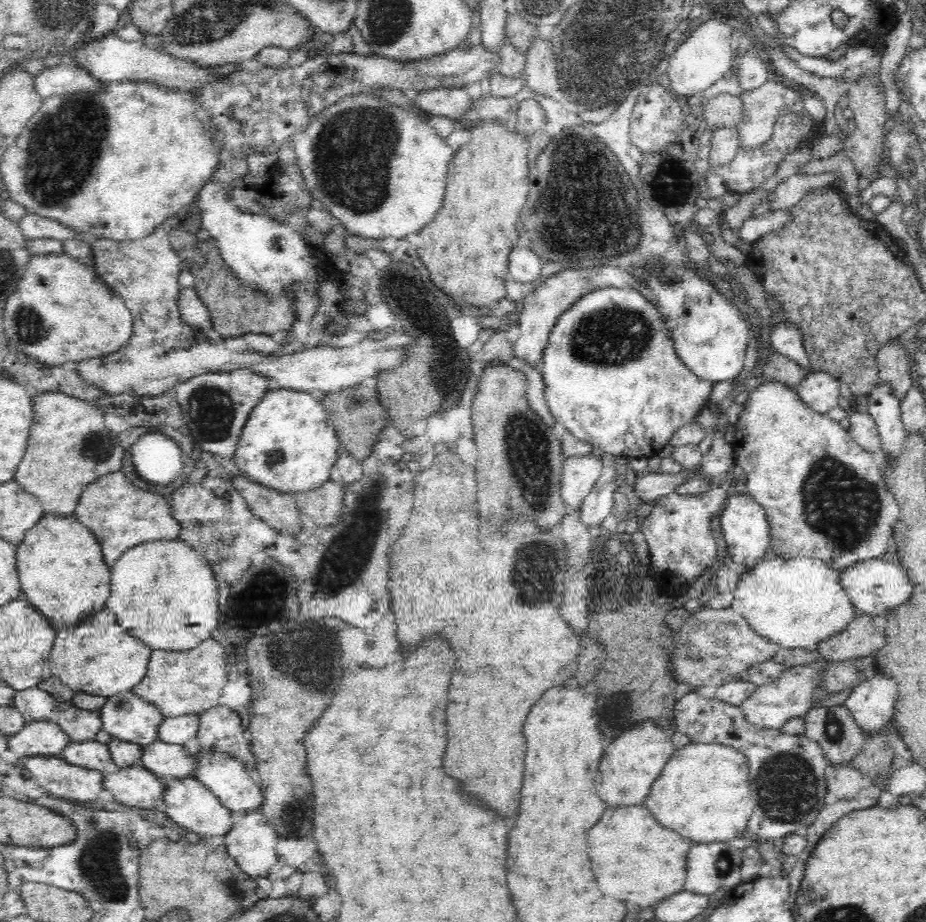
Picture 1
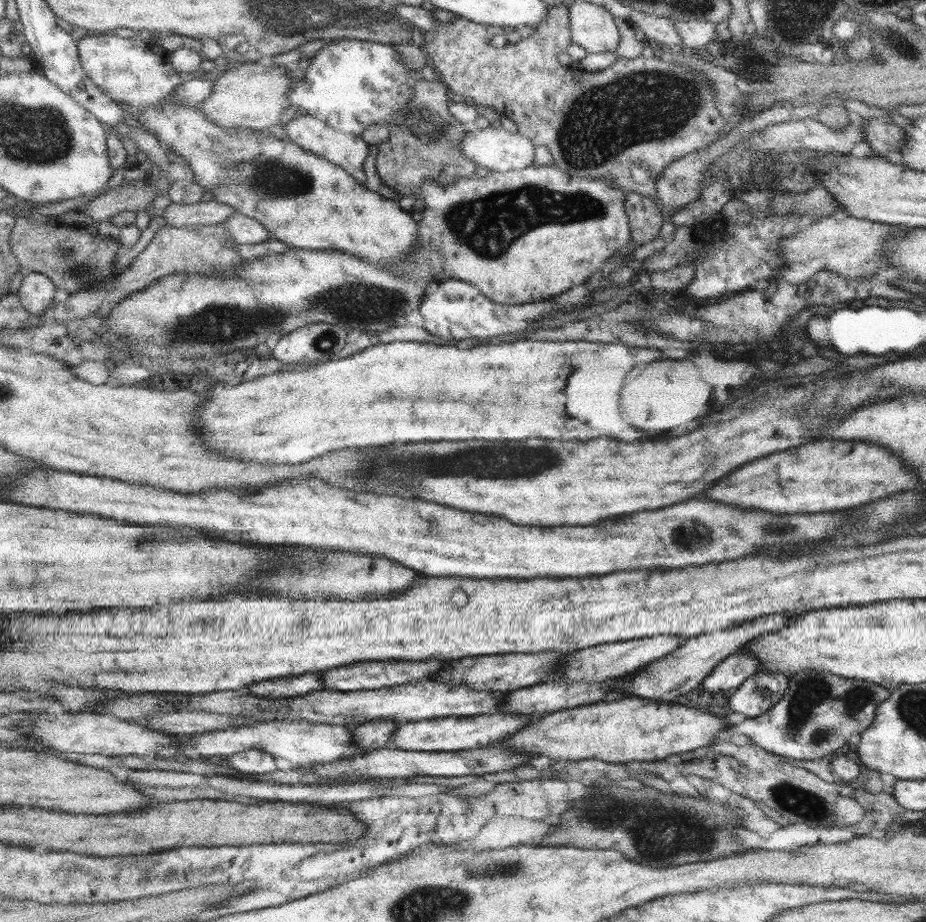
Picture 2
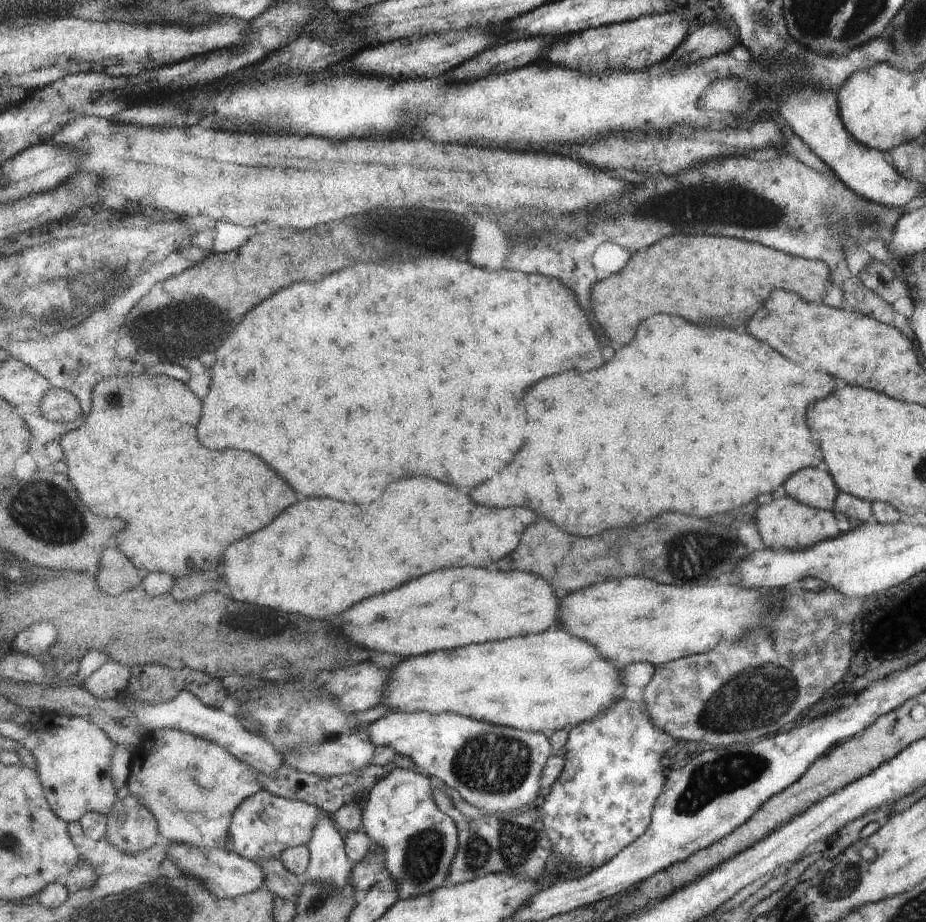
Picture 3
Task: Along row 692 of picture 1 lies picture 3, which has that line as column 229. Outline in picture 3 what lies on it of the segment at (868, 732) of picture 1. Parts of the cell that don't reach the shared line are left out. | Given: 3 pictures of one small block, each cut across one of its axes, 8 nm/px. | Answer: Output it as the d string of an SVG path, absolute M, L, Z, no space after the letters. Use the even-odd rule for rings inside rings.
M169 842L168 856L174 860L188 877L199 879L216 897L220 899L235 898L264 888L265 873L252 860L242 857L235 850L227 851L225 847L204 848Z

